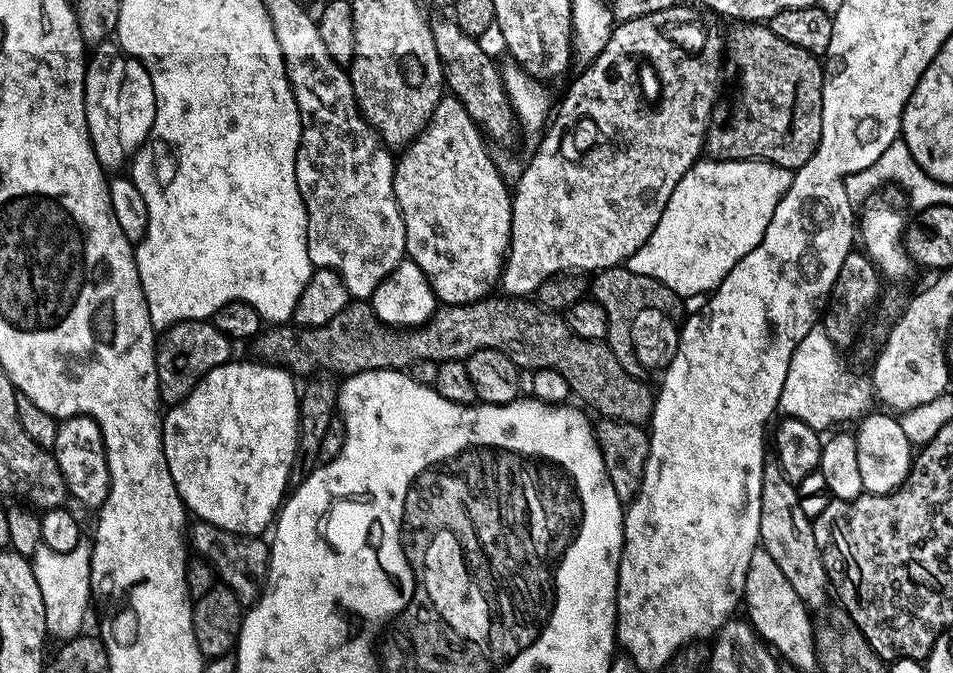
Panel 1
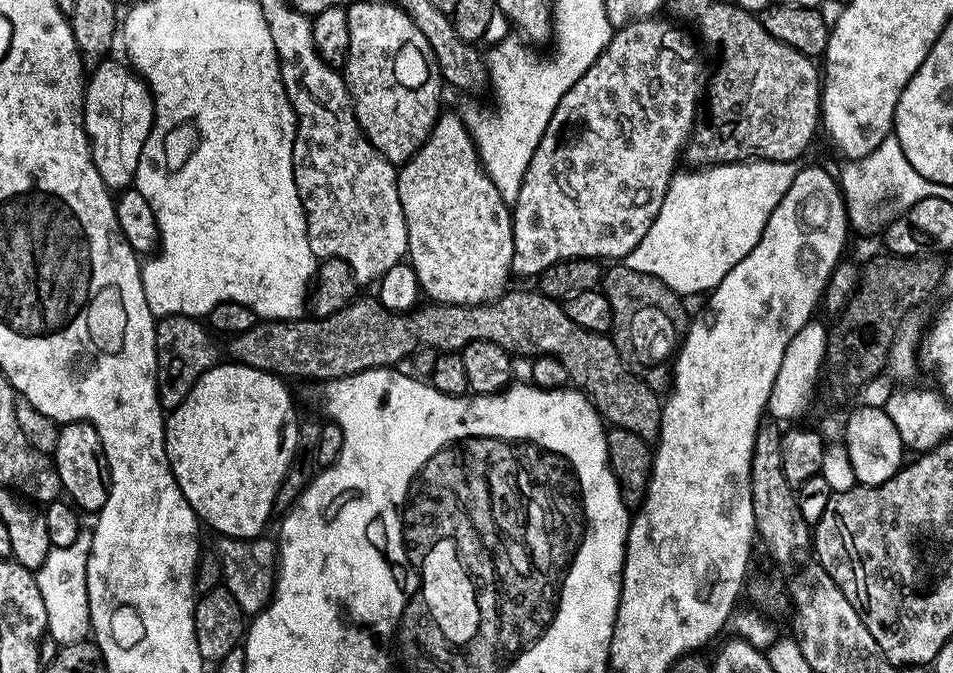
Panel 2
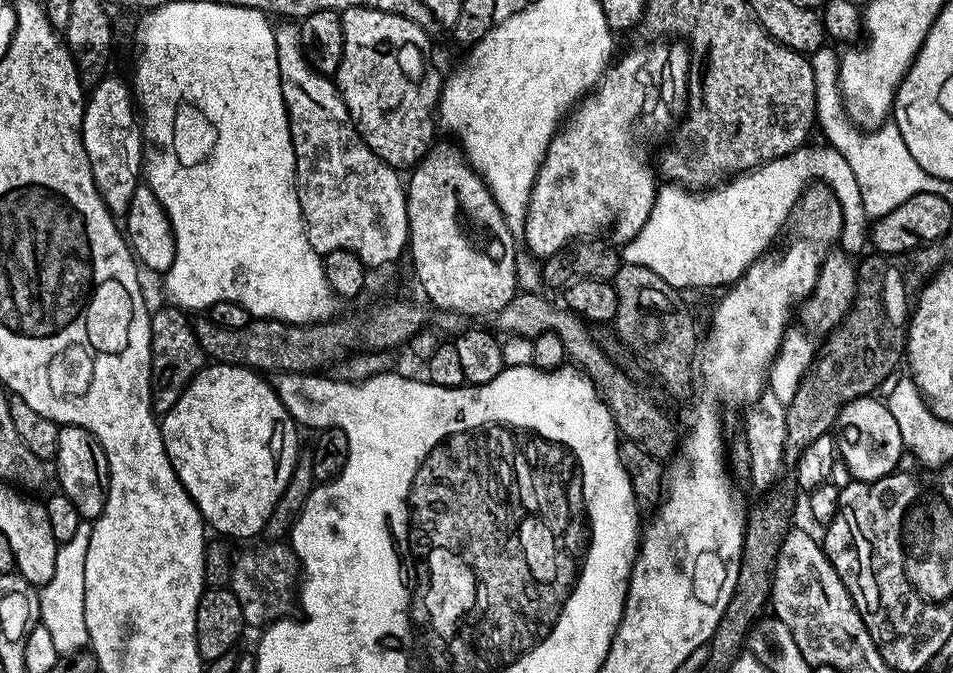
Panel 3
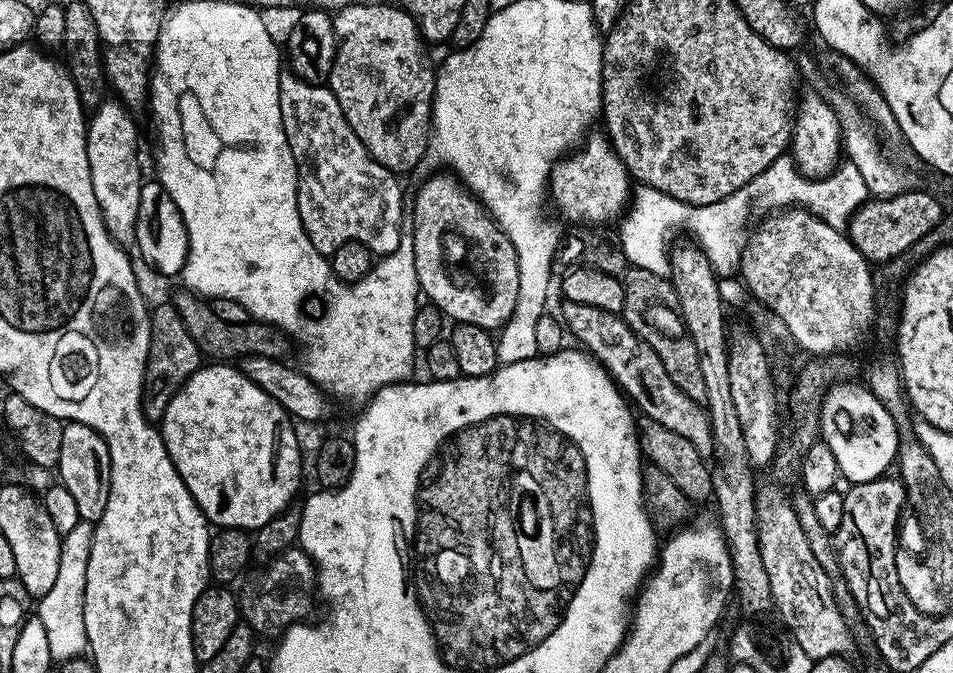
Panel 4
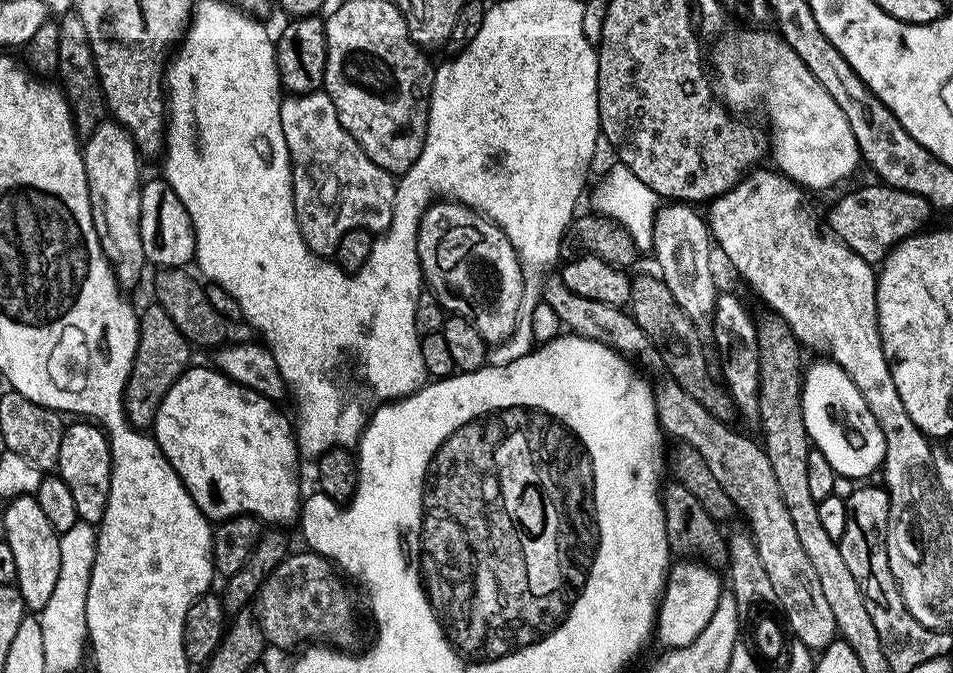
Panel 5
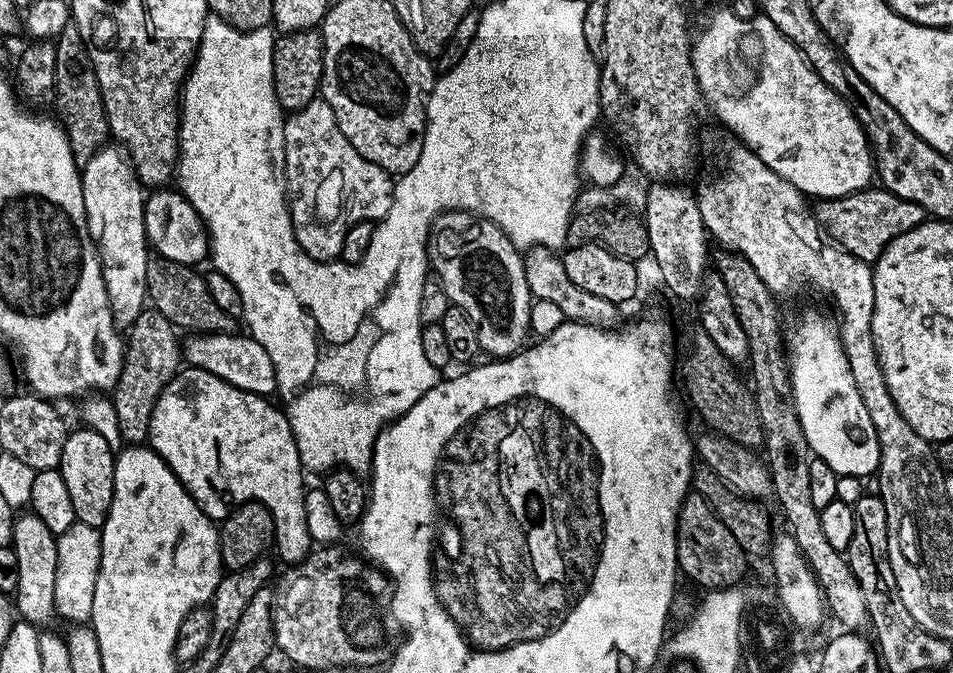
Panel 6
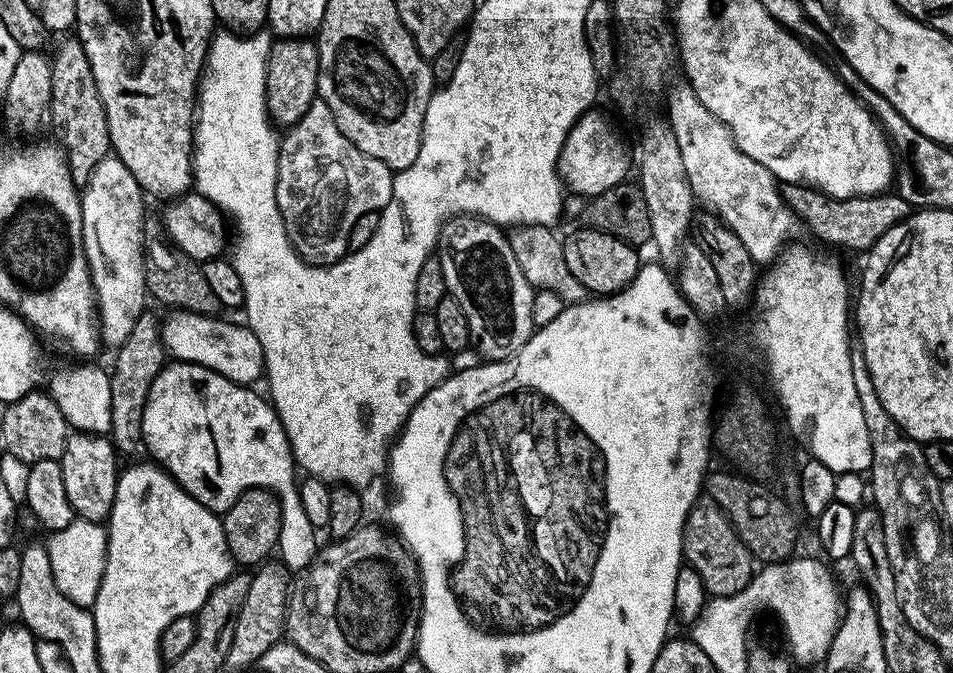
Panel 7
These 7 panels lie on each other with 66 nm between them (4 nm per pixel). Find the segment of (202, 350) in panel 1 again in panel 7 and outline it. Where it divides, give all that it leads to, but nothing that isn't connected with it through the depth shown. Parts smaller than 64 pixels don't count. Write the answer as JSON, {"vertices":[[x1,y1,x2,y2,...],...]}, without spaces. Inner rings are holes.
{"vertices":[[146,310,134,322,130,329,130,338,122,342,116,349,116,361,110,367,111,393,111,426,110,439,117,453,124,453,129,458,135,457,136,451,144,448,142,434,142,414,146,410,146,398,150,394,150,386,154,378,166,363,164,339,160,333,161,317,156,317,152,310]]}

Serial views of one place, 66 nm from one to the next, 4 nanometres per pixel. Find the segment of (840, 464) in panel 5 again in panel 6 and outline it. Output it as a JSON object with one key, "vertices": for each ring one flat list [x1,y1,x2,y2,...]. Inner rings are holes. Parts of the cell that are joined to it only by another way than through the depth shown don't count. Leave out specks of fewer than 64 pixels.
{"vertices":[[808,308,790,324,786,351,794,402,811,455,826,462,837,476,866,478,880,467,878,438,874,422,870,422,870,410,866,410,866,402,862,402,862,394,854,386,837,321,829,316]]}

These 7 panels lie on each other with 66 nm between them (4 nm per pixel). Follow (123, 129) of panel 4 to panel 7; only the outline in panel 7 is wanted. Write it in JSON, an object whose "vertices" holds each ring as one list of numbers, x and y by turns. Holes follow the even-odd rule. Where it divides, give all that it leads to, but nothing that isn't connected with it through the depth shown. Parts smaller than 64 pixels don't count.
{"vertices":[[115,154,105,156,98,166,94,166,94,174,90,174,87,184,83,185,80,205,82,206,82,234,84,249,88,259,88,269,92,275,92,289,96,292,96,310,100,338,105,345,119,346,130,338,130,329,134,322,146,311,146,289,144,287,144,269,146,253,144,251,144,213,145,193,138,186,134,174,126,170,126,166]]}

